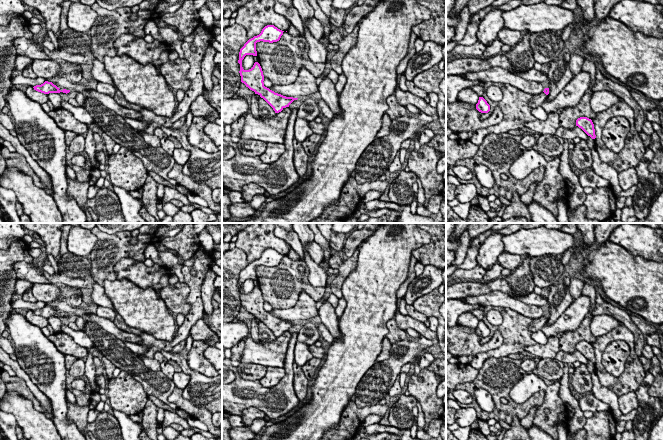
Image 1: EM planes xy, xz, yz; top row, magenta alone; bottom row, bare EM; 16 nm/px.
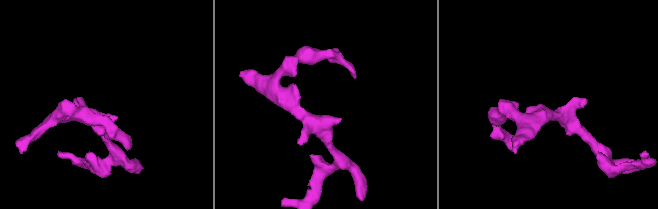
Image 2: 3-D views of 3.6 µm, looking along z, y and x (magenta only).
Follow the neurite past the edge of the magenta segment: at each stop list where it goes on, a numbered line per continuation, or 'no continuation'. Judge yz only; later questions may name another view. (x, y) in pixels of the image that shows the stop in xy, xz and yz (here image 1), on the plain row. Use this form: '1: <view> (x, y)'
1: yz (537, 324)

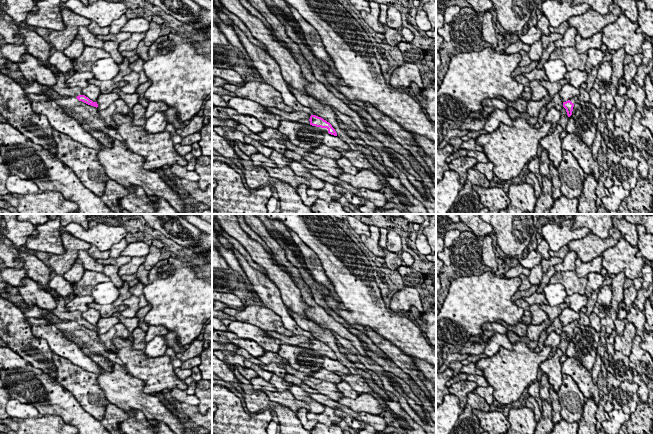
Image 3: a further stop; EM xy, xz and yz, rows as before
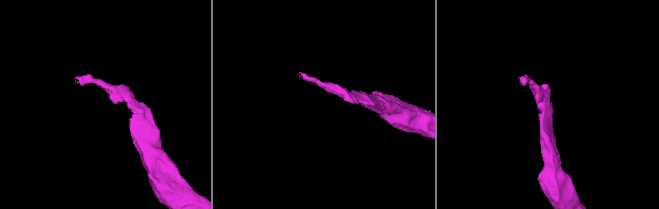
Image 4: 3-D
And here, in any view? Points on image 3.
1: xy (60, 311)

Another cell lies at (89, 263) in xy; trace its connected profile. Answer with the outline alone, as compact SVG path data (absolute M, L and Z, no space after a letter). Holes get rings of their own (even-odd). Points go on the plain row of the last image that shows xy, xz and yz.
M86 250L78 251L78 259L82 261L82 266L85 270L103 272L104 265L97 262Z

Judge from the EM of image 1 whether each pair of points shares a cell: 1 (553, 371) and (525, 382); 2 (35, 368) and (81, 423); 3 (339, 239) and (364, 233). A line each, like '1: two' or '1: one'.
1: two
2: two
3: two

